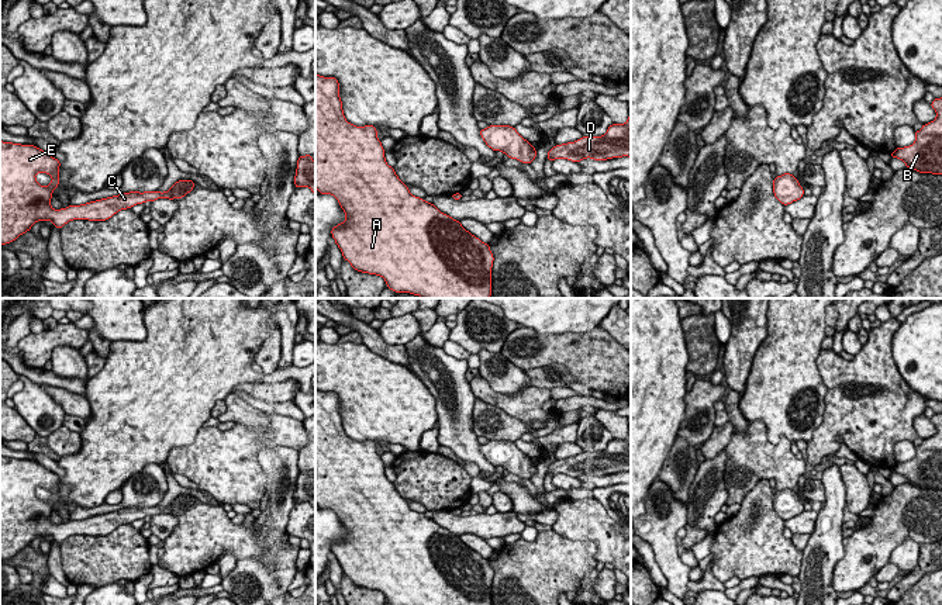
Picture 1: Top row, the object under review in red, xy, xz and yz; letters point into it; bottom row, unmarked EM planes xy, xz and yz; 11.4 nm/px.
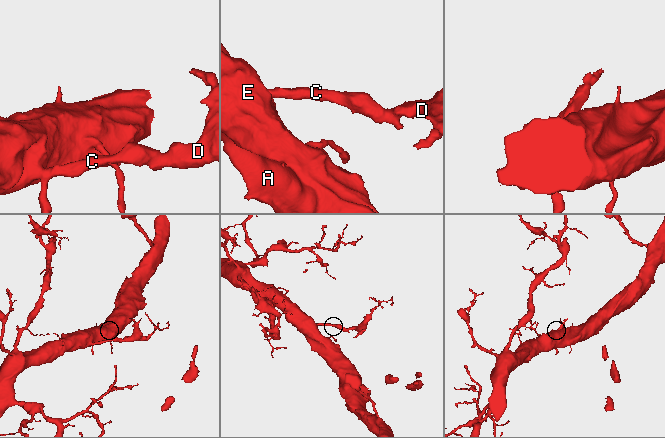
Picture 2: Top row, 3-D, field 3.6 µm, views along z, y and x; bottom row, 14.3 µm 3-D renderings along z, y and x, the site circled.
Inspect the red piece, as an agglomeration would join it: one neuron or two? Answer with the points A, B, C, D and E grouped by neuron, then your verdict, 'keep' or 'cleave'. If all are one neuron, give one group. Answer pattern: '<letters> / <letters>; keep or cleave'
A B C D E; keep

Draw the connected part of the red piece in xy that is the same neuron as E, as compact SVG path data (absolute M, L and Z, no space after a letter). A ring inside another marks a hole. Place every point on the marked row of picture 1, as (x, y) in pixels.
M0 141L0 245L15 241L37 221L52 221L62 229L73 219L106 221L121 210L132 208L158 198L182 198L194 187L194 182L177 180L168 191L130 191L118 196L55 210L49 201L59 186L61 162L35 145ZM35 174L52 177L49 186L41 186Z

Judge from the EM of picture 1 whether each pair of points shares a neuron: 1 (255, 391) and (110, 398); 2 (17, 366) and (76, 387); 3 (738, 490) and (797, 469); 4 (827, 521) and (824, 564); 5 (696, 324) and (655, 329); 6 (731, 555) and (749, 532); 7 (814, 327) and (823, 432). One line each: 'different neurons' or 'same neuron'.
1: different neurons
2: same neuron
3: same neuron
4: same neuron
5: different neurons
6: same neuron
7: different neurons

